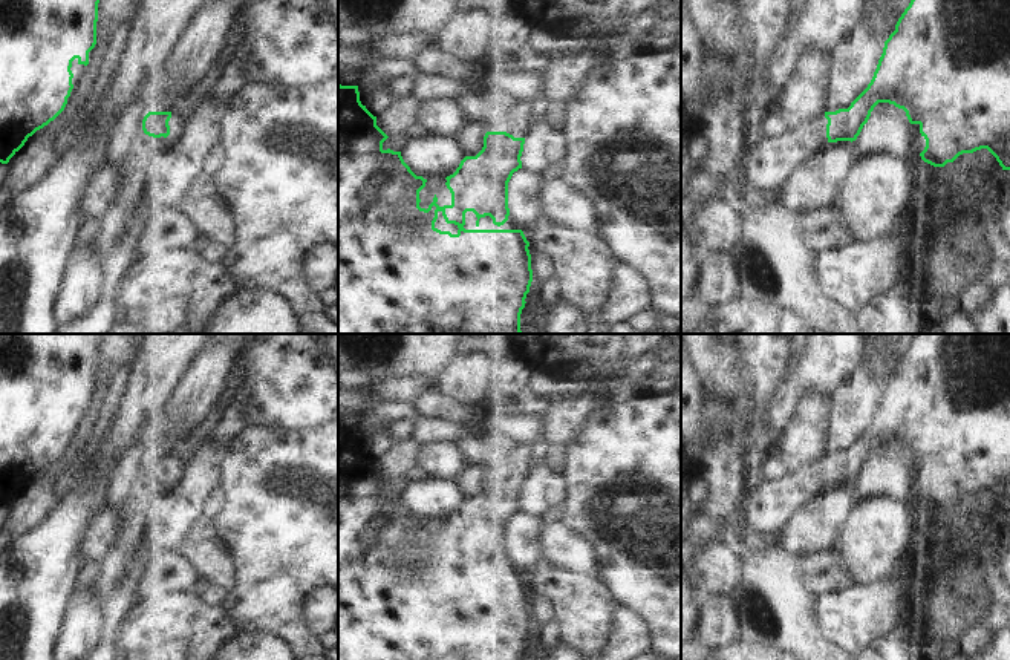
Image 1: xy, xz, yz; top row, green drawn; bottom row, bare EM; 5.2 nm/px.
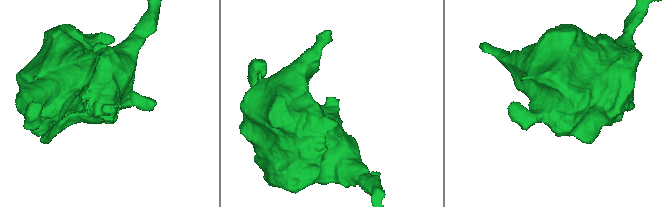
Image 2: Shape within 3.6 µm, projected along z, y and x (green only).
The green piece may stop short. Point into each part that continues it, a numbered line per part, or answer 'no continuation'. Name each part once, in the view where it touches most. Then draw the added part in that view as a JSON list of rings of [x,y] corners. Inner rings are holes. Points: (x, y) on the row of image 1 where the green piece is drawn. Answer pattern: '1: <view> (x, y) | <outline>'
1: xz (519, 124) | [[[529,96],[507,116],[493,116],[484,121],[490,132],[507,132],[514,138],[526,138],[539,119],[539,103]]]

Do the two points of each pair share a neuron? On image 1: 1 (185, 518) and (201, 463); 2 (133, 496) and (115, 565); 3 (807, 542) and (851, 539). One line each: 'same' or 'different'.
1: same
2: same
3: different

